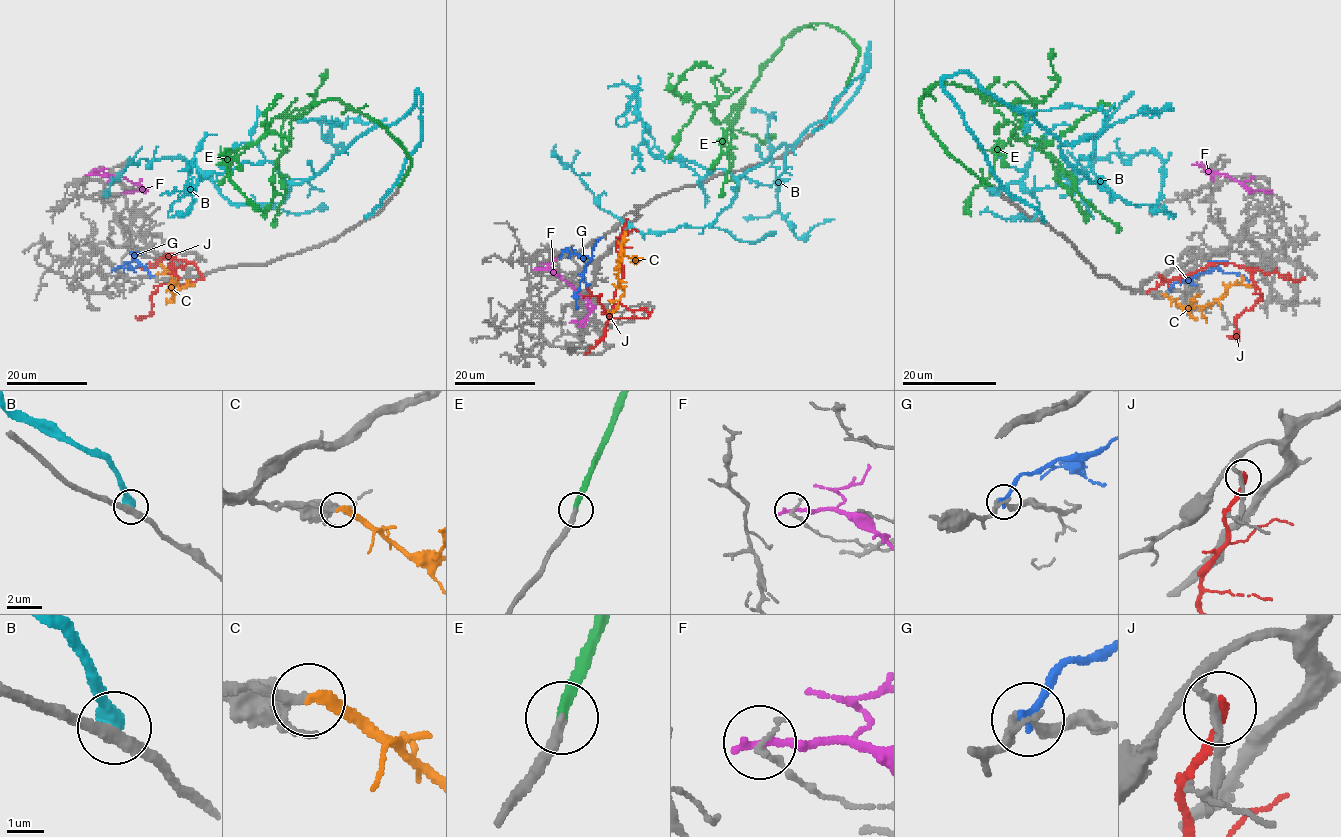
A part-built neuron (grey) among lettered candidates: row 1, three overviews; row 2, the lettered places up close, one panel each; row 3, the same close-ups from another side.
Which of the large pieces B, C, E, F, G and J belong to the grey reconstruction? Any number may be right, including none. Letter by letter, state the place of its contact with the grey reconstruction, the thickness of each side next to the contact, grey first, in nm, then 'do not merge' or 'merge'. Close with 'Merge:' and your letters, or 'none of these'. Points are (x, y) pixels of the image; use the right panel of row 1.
B: contact (1044, 222); calibres 320 and 600 nm; do not merge
C: contact (1162, 294); calibres 150 and 280 nm; merge
E: contact (992, 186); calibres 280 and 300 nm; merge
F: contact (1205, 170); calibres 200 and 280 nm; do not merge
G: contact (1170, 289); calibres 240 and 280 nm; do not merge
J: contact (1148, 292); calibres 200 and 280 nm; do not merge
Merge: C, E

